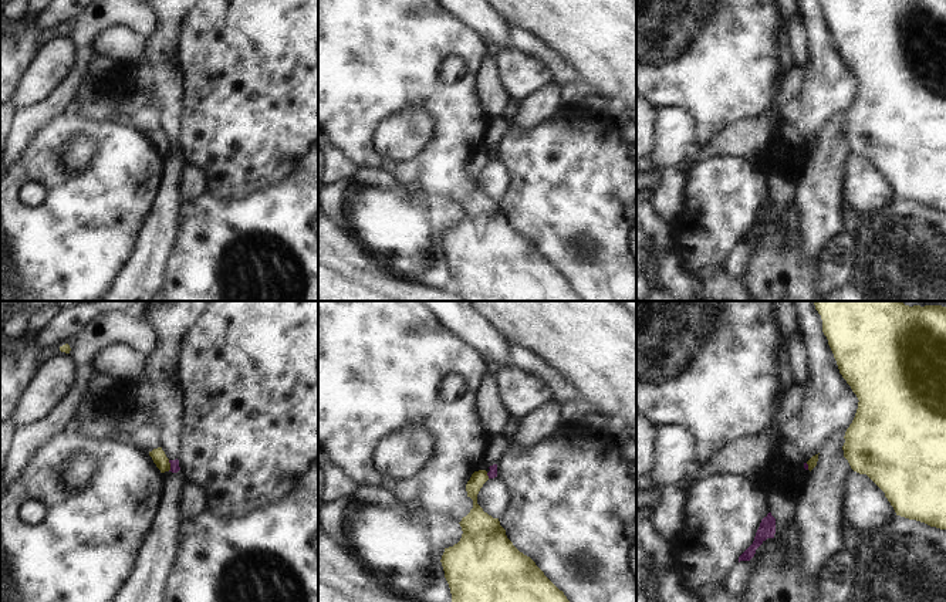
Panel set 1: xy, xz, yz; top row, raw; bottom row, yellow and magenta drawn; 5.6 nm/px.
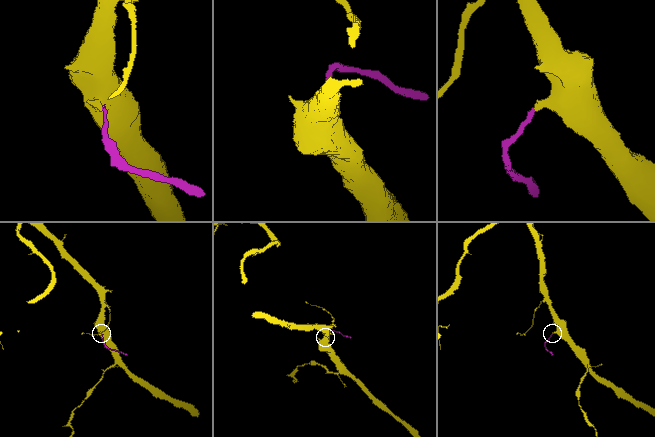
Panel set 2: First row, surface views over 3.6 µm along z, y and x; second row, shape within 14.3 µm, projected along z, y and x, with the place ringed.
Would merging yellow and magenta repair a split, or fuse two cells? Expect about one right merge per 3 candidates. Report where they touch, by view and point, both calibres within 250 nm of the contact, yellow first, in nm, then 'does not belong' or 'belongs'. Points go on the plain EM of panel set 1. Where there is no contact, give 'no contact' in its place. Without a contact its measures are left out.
xy (169, 148) | 80/50 nm | does not belong

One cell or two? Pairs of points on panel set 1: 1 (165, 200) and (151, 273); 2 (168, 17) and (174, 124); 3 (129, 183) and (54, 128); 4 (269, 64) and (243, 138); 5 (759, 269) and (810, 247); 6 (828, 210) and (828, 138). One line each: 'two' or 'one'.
1: one
2: one
3: one
4: one
5: two
6: one

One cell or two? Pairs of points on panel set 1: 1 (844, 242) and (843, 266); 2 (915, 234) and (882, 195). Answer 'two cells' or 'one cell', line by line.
1: one cell
2: two cells

